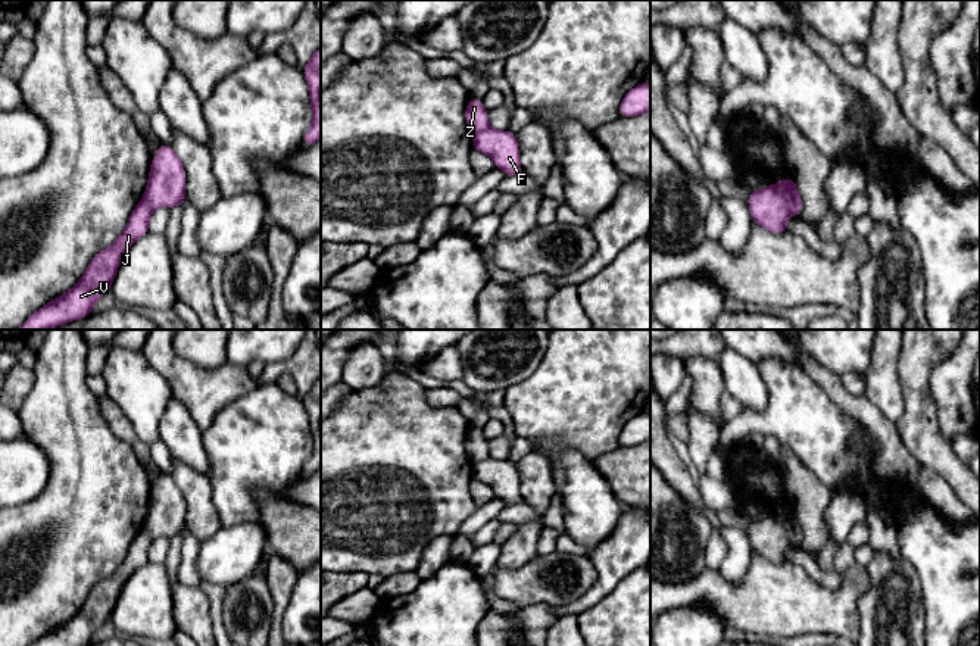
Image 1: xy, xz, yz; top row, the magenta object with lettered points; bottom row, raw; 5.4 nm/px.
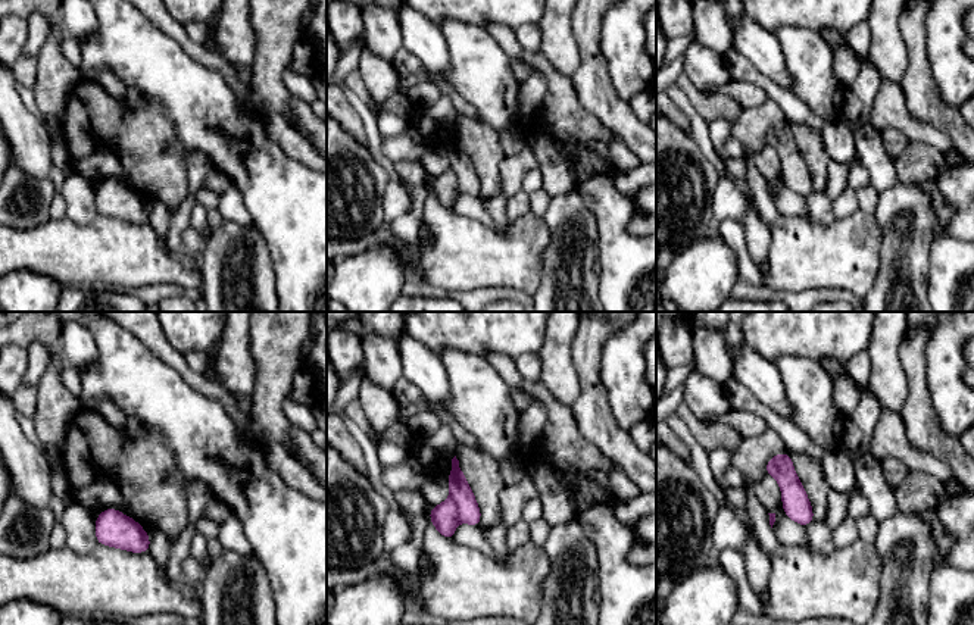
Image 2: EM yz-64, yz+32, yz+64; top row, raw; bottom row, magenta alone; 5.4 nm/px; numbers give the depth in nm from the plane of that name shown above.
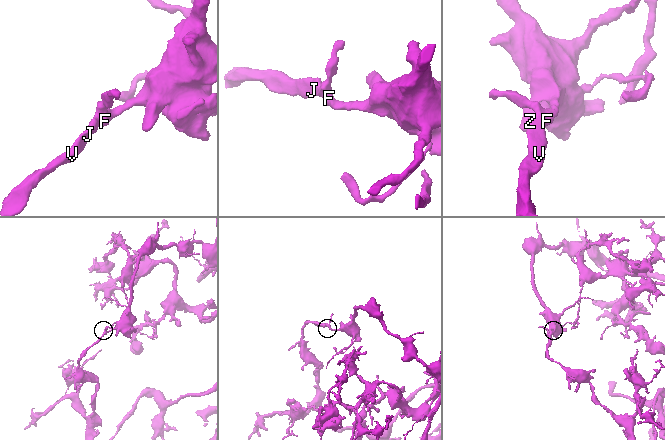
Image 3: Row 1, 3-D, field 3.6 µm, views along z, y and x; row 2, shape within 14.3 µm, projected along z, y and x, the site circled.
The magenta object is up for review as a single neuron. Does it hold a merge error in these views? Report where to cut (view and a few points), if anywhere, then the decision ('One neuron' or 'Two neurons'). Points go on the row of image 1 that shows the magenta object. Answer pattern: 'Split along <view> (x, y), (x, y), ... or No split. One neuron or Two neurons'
Split along yz (776, 184), (792, 212). Two neurons

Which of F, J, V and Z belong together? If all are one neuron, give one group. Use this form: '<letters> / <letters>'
F / J V Z

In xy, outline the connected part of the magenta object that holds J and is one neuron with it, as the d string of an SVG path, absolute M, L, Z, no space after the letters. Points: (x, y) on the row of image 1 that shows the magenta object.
M144 196L132 210L119 238L93 258L78 284L34 312L16 330L50 330L90 315L94 303L110 290L125 252L137 238L150 233L152 212L153 207Z

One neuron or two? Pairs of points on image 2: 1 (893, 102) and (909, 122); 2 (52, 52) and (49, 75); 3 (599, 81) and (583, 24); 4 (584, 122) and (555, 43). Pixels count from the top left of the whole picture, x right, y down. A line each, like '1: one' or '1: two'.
1: one
2: one
3: one
4: two

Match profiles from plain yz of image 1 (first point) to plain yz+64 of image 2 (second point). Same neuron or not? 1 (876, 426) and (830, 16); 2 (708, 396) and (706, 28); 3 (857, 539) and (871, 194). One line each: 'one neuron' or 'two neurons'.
1: two neurons
2: one neuron
3: two neurons

